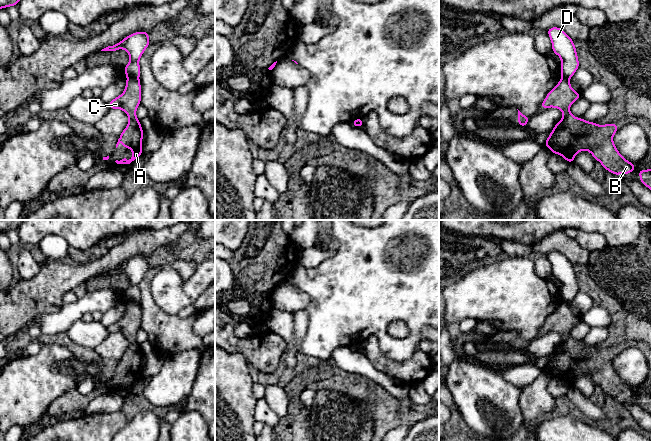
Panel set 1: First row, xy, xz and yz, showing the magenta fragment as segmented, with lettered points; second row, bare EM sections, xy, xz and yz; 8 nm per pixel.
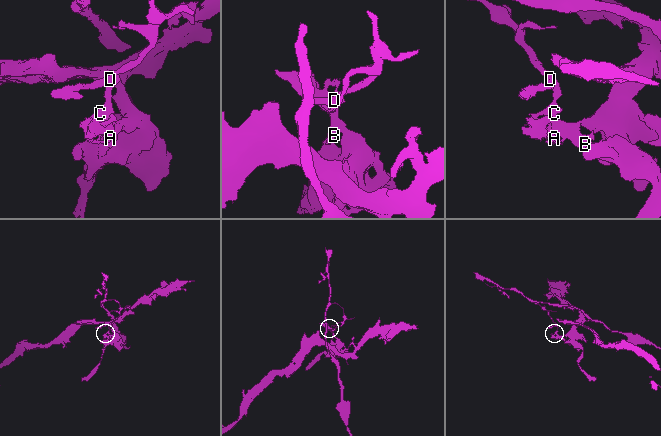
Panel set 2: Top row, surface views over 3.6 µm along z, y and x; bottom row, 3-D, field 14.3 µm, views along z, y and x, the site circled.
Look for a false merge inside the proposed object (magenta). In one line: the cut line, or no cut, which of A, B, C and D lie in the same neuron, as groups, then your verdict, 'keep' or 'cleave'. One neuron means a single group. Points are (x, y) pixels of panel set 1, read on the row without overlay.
xy (138, 301), (127, 302) | A B C / D | cleave

